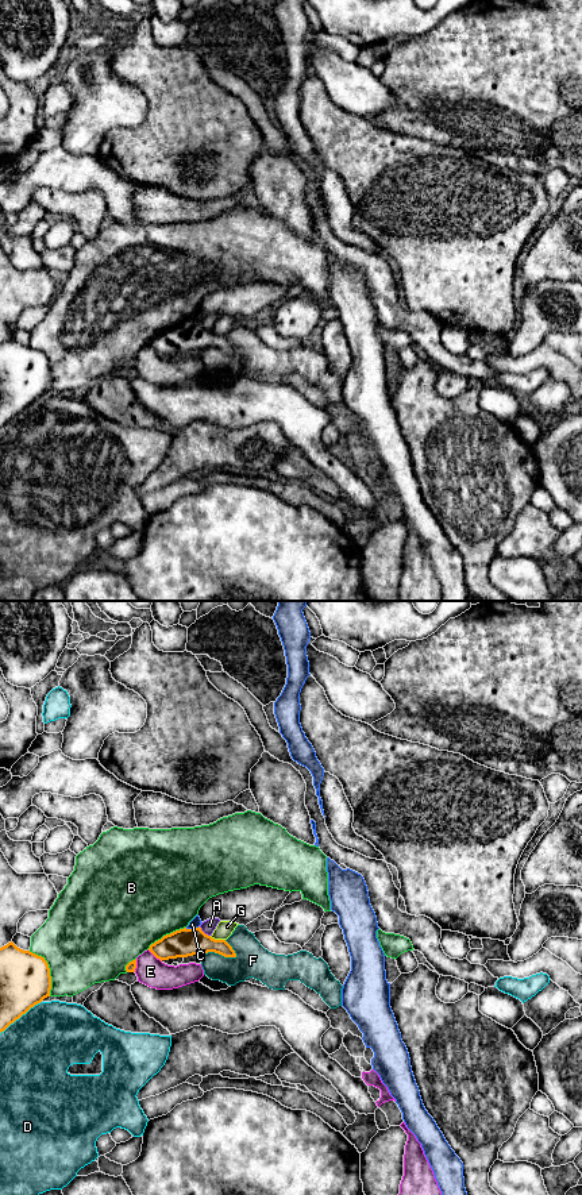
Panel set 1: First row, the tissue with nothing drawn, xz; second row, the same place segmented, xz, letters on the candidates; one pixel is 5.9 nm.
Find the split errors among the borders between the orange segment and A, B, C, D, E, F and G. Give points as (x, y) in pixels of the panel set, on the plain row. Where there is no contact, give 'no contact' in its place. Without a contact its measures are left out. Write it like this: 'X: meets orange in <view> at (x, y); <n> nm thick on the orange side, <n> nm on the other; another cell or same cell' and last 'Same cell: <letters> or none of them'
A: meets orange in xz at (203, 327); 170 nm thick on the orange side, 80 nm on the other; another cell
B: meets orange in xz at (49, 365); 300 nm thick on the orange side, 480 nm on the other; another cell
C: meets orange in xz at (193, 323); 170 nm thick on the orange side, 60 nm on the other; another cell
D: meets orange in xz at (20, 411); 300 nm thick on the orange side, 440 nm on the other; another cell
E: meets orange in xz at (154, 350); 170 nm thick on the orange side, 170 nm on the other; another cell
F: meets orange in xz at (220, 349); 170 nm thick on the orange side, 200 nm on the other; another cell
G: meets orange in xz at (218, 335); 170 nm thick on the orange side, 100 nm on the other; another cell
Same cell: none of them

